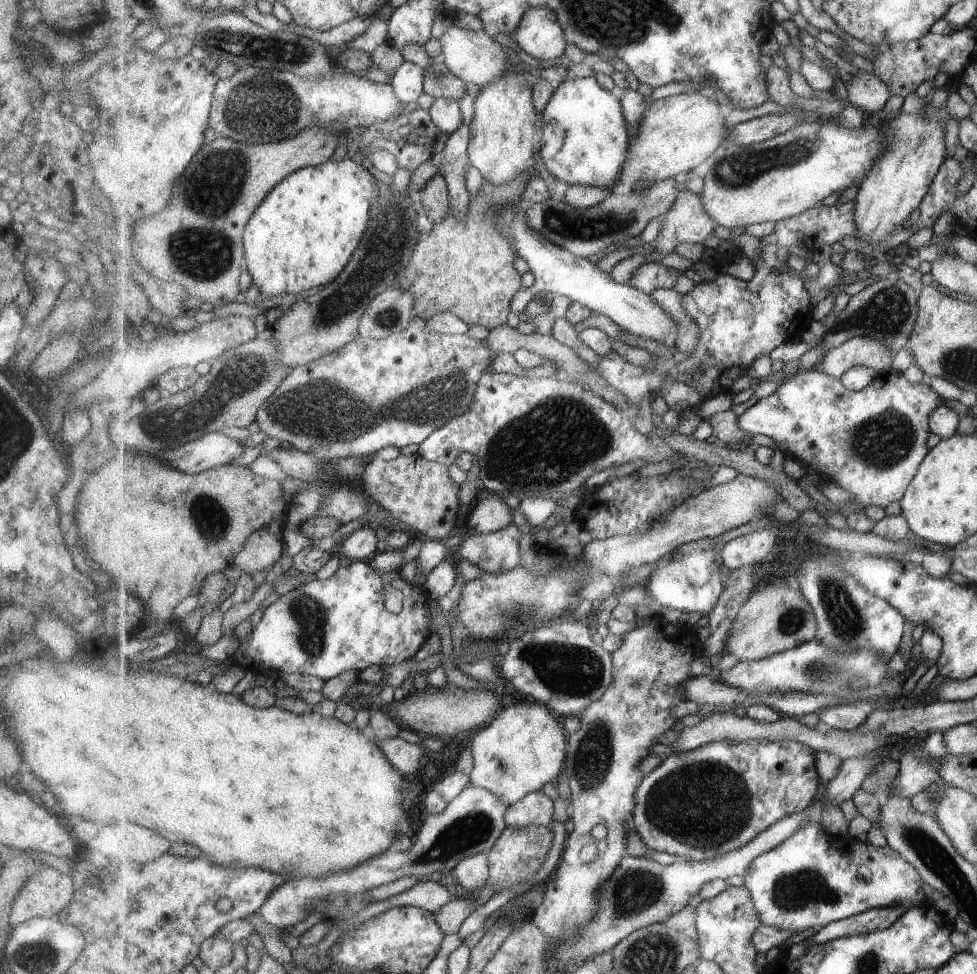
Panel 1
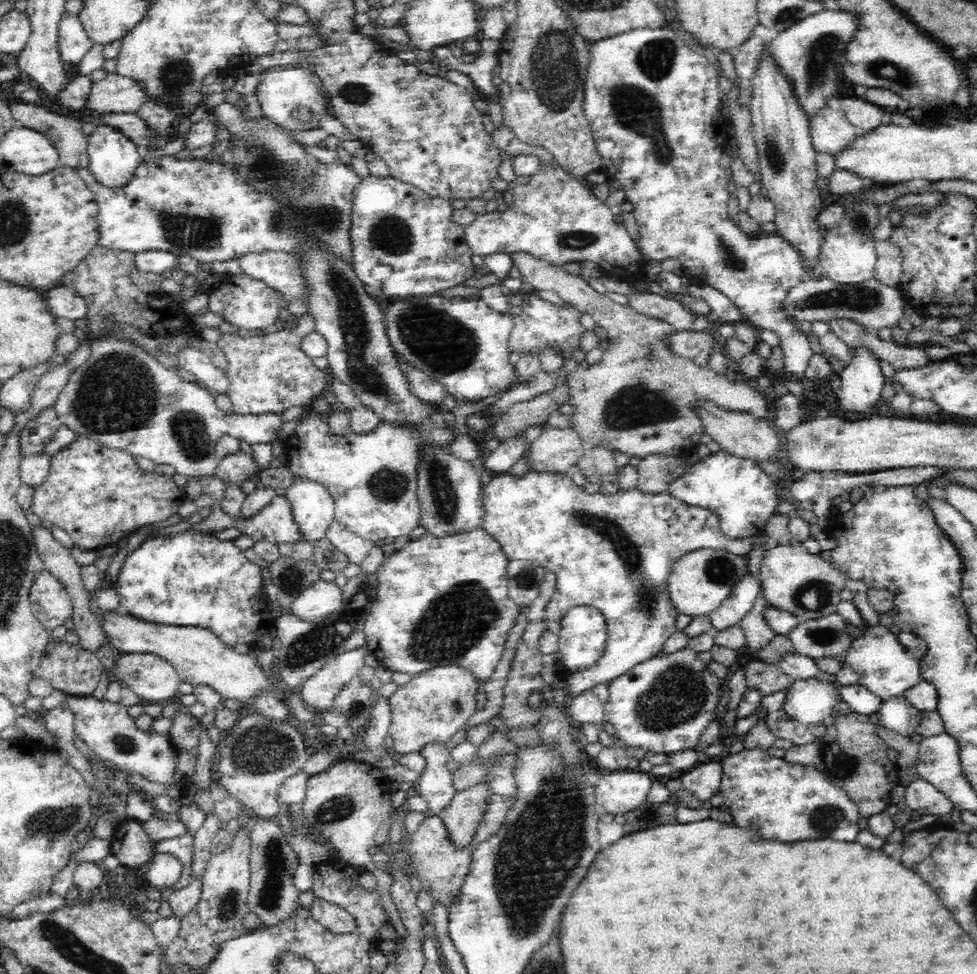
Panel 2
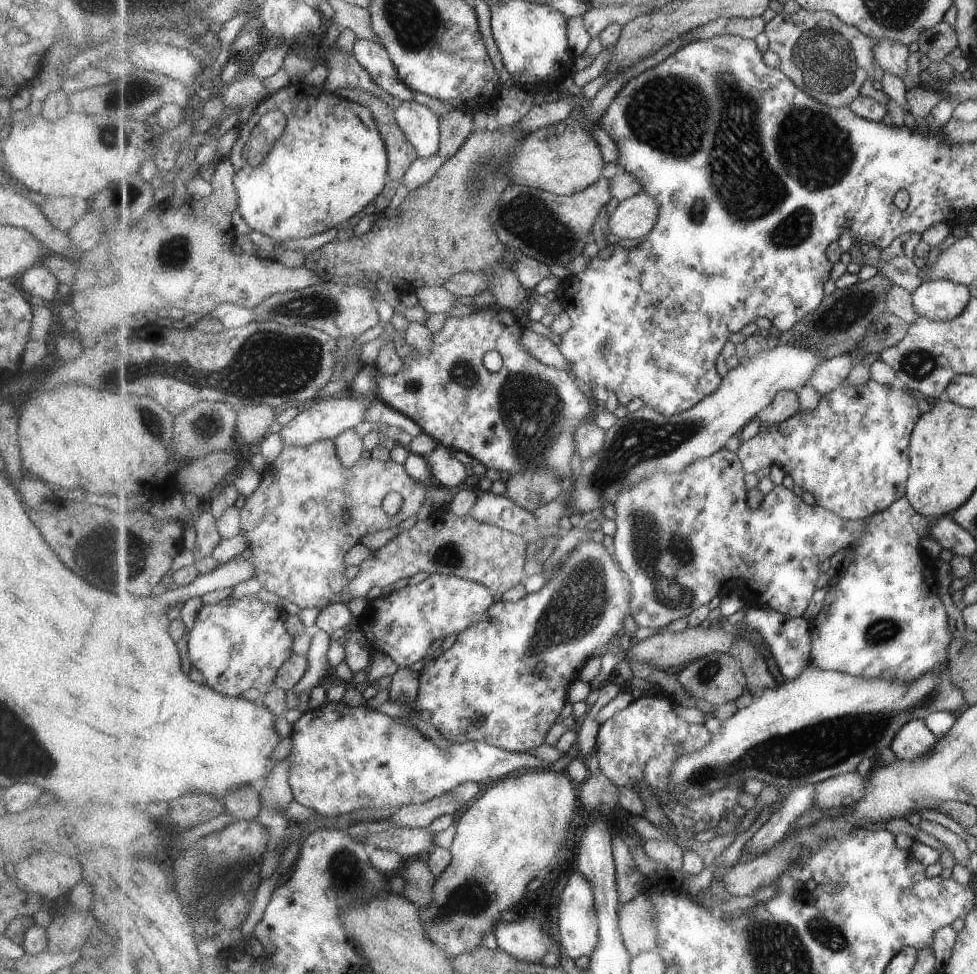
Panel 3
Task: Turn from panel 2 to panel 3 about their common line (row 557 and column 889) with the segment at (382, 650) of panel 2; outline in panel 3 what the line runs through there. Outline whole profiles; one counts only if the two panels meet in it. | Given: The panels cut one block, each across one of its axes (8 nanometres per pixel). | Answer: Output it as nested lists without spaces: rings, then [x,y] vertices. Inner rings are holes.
[[[847,378],[839,388],[835,388],[833,392],[829,392],[829,394],[821,397],[817,410],[799,412],[794,417],[789,418],[785,422],[779,422],[779,424],[777,422],[775,424],[763,422],[762,430],[759,431],[759,434],[751,440],[744,441],[737,454],[742,459],[746,472],[755,473],[758,469],[768,470],[771,466],[778,466],[791,476],[794,483],[801,487],[803,491],[810,492],[816,499],[817,505],[826,507],[827,510],[831,510],[831,512],[835,512],[835,514],[839,514],[841,518],[847,518],[847,520],[865,520],[865,518],[870,517],[872,514],[887,510],[889,506],[893,506],[900,498],[906,496],[907,483],[911,476],[911,434],[914,433],[915,426],[918,425],[919,418],[922,417],[921,412],[919,412],[919,399],[913,398],[910,394],[911,391],[909,388],[895,387],[893,384],[879,384],[872,379],[869,382],[865,382],[865,384],[855,386]]]

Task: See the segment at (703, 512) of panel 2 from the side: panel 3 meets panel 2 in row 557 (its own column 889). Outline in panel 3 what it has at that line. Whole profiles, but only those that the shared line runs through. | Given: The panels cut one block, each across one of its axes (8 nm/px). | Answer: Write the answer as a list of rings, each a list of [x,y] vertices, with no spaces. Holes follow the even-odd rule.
[[[906,496],[900,498],[893,506],[889,506],[883,512],[877,512],[869,517],[867,522],[867,530],[863,534],[863,538],[859,540],[859,544],[854,546],[854,561],[852,565],[841,575],[838,582],[835,582],[828,591],[826,605],[817,618],[810,620],[810,631],[812,636],[813,648],[811,651],[811,662],[813,666],[822,668],[823,670],[838,671],[849,675],[867,678],[867,680],[875,680],[875,678],[887,678],[887,680],[899,680],[899,682],[915,682],[923,676],[935,670],[945,670],[945,666],[950,662],[950,644],[953,640],[953,634],[949,630],[949,622],[947,622],[947,606],[943,604],[941,596],[939,596],[939,584],[937,584],[937,565],[938,559],[935,559],[923,548],[921,542],[929,537],[929,530],[934,526],[936,519],[927,518],[919,514],[918,510],[911,504],[910,499]]]

